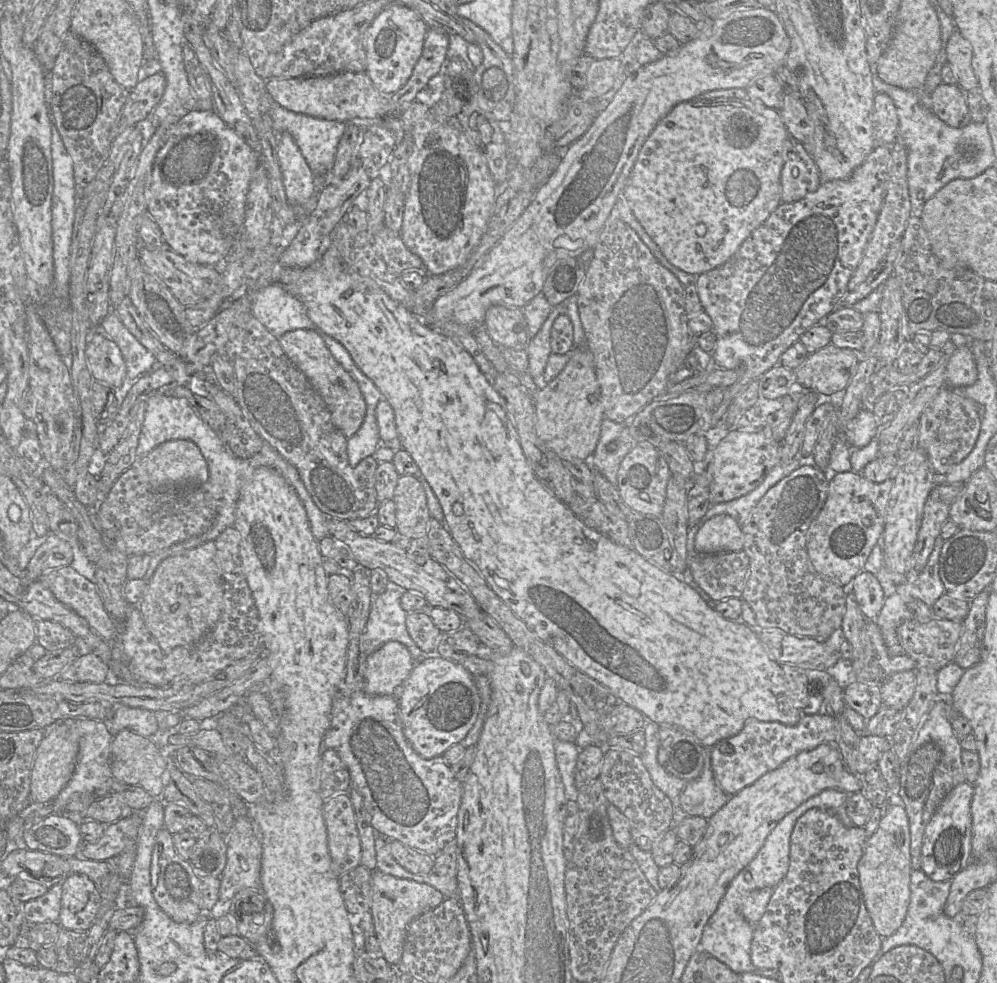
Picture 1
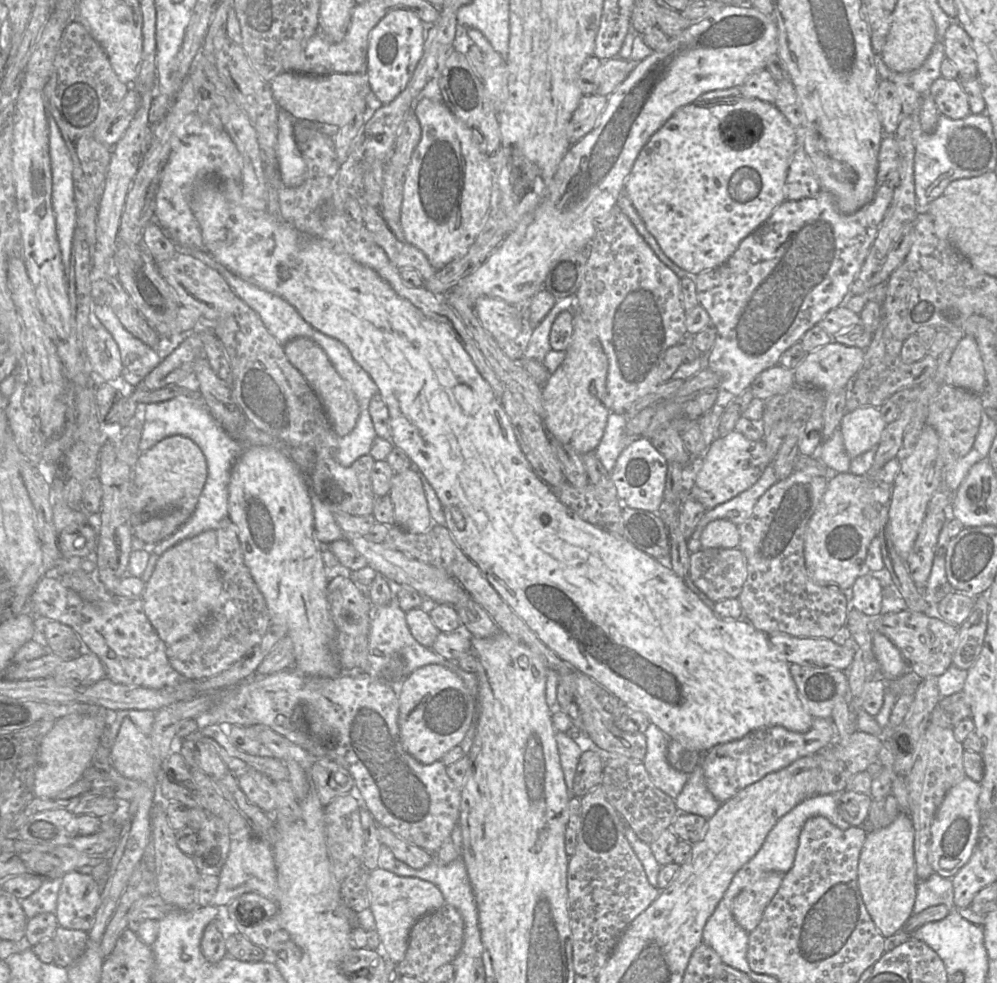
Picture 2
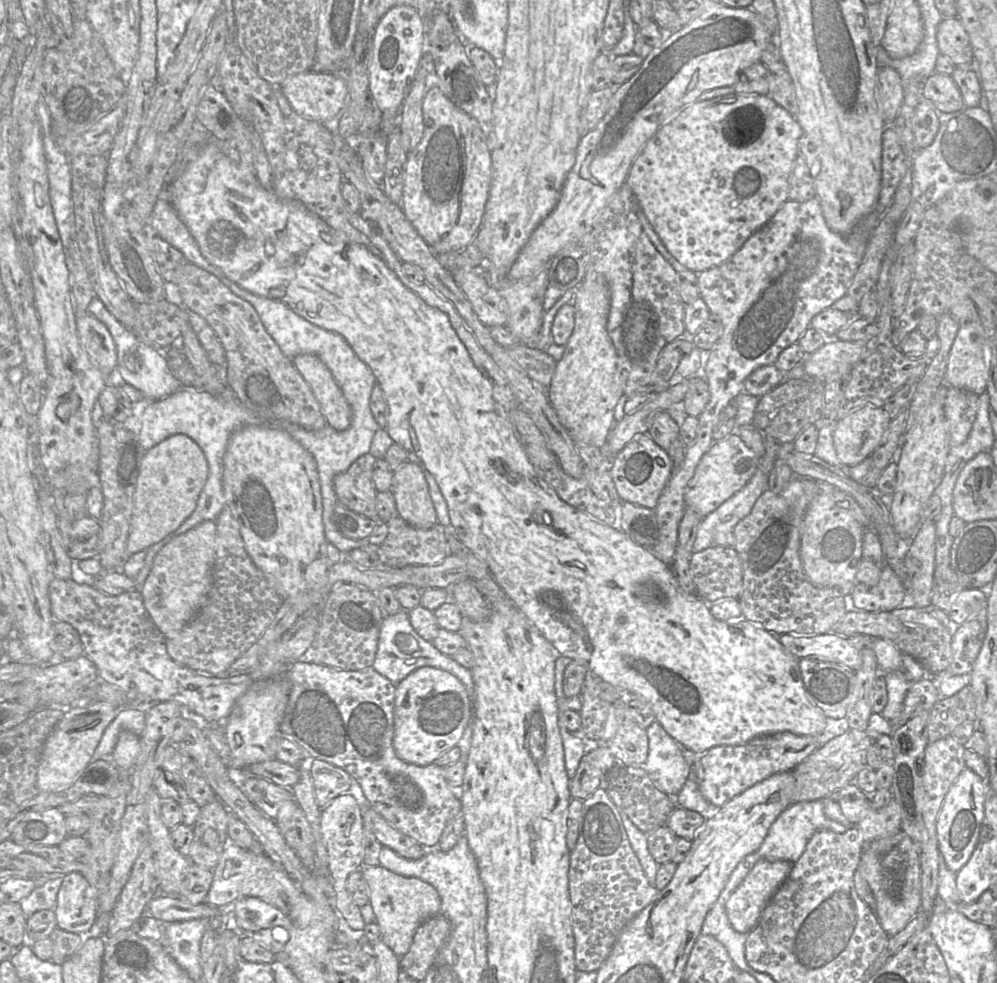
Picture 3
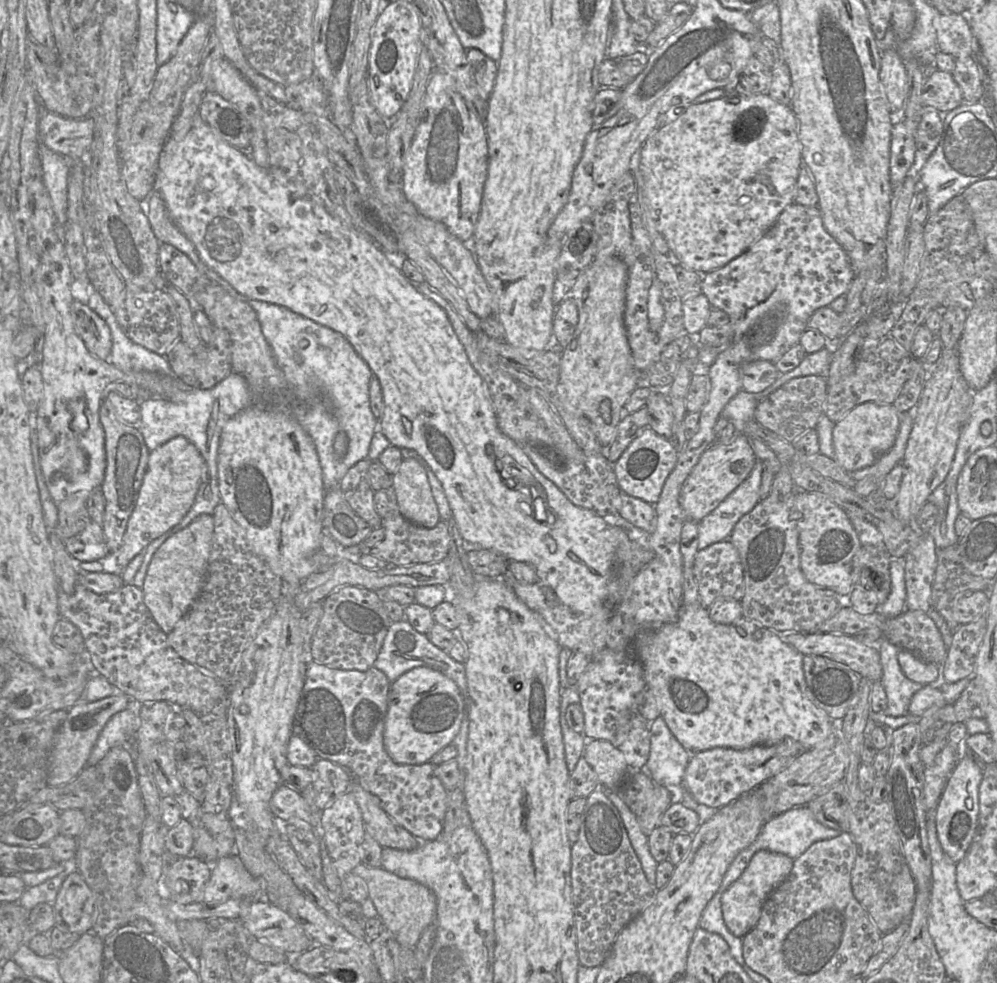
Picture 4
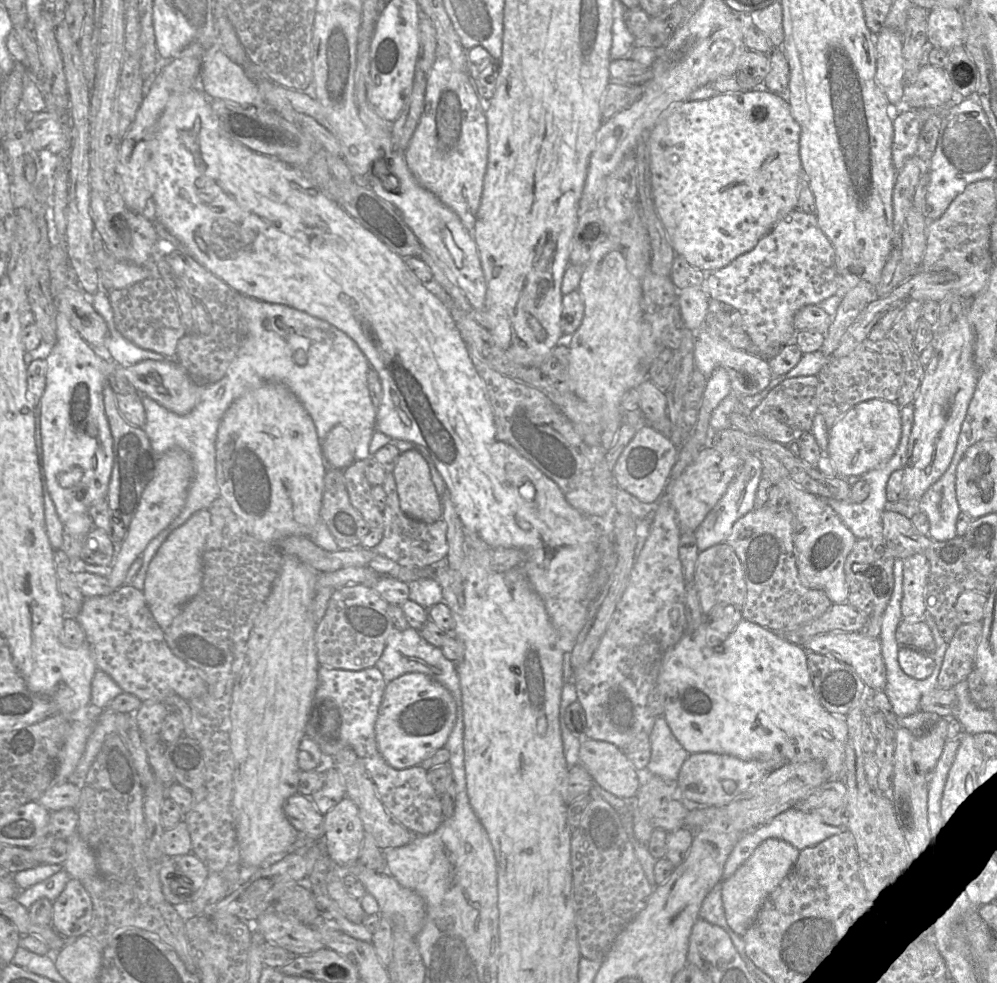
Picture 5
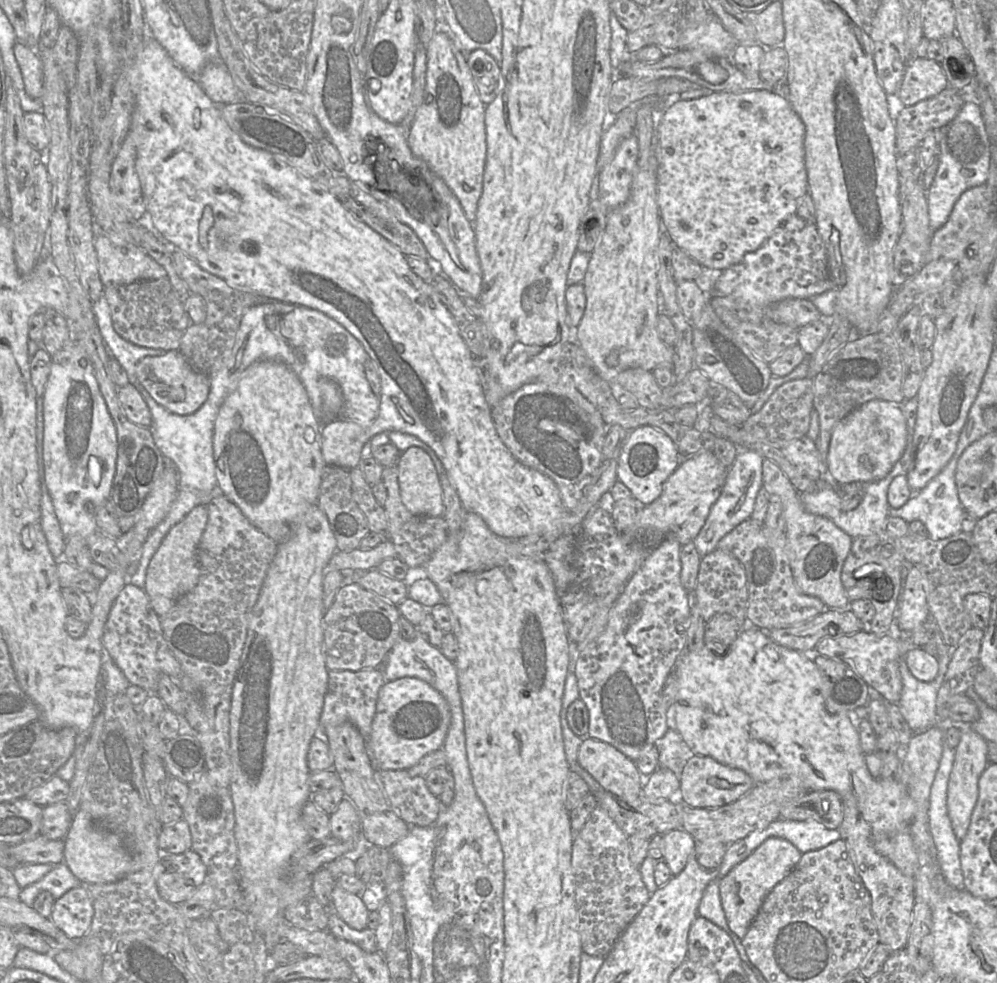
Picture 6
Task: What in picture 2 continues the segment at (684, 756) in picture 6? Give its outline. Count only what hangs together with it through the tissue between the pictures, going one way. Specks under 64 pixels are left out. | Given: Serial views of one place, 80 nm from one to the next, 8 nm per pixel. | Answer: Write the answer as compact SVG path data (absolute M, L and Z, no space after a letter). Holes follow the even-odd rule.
M650 723L644 735L647 749L642 763L653 784L675 800L690 775L674 769L667 761L670 738L661 729Z

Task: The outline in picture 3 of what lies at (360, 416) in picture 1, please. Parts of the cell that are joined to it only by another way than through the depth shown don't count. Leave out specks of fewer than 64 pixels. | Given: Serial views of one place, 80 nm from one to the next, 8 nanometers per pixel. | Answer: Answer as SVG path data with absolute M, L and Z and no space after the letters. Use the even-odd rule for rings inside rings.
M299 354L292 363L310 386L326 422L337 431L346 430L352 410L331 371L315 354Z

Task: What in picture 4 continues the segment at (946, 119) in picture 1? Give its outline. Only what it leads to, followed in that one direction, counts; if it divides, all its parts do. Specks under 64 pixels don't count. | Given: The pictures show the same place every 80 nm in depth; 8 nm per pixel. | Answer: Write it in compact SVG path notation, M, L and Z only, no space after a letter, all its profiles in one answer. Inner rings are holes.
M934 68L923 84L921 103L924 108L946 113L963 103L963 95L951 73Z

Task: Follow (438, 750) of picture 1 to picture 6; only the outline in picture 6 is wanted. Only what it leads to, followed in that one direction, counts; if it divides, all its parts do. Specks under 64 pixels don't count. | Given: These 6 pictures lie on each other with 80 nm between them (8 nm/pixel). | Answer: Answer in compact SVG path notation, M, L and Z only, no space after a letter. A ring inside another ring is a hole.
M415 677L386 681L380 688L371 734L366 740L370 759L378 770L408 770L425 755L443 747L450 725L451 713L443 696L427 682Z

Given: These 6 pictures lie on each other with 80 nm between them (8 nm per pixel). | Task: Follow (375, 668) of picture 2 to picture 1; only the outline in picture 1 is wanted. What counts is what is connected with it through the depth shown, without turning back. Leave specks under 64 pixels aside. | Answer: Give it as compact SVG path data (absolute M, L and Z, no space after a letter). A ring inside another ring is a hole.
M389 586L384 592L373 596L369 617L361 635L361 652L366 657L389 641L403 644L415 664L437 653L428 654L418 648L406 627L407 613L401 607L403 590Z

